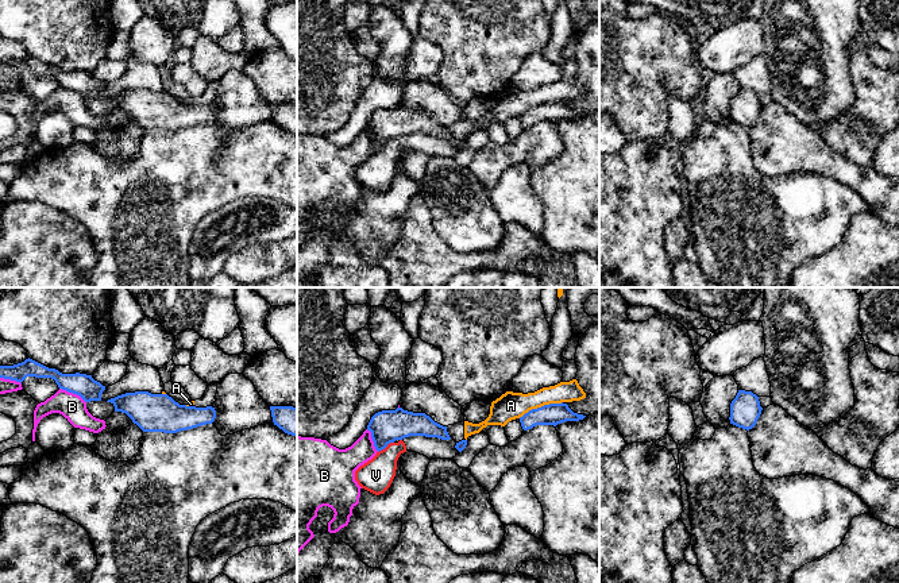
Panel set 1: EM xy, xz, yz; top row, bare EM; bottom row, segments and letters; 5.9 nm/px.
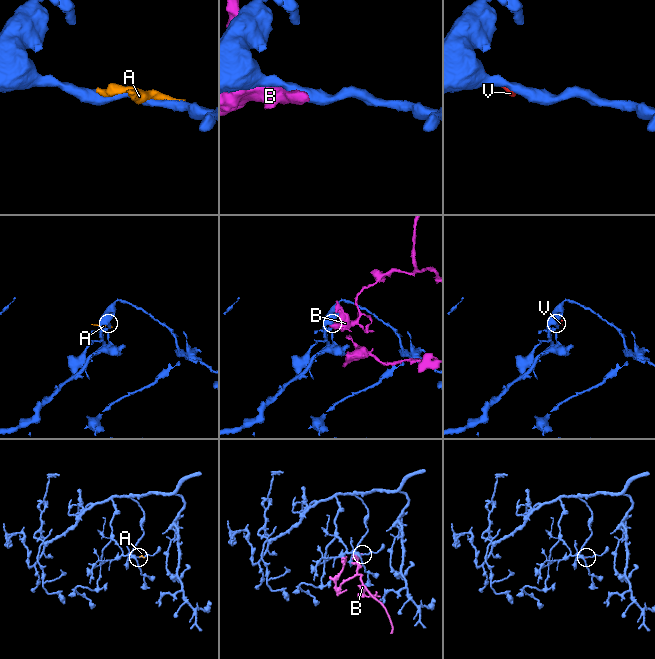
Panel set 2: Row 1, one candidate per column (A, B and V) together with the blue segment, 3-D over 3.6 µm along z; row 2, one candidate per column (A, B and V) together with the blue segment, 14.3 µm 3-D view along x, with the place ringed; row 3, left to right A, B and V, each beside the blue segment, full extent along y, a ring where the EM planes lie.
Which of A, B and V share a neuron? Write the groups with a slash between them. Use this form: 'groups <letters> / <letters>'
groups A V / B

